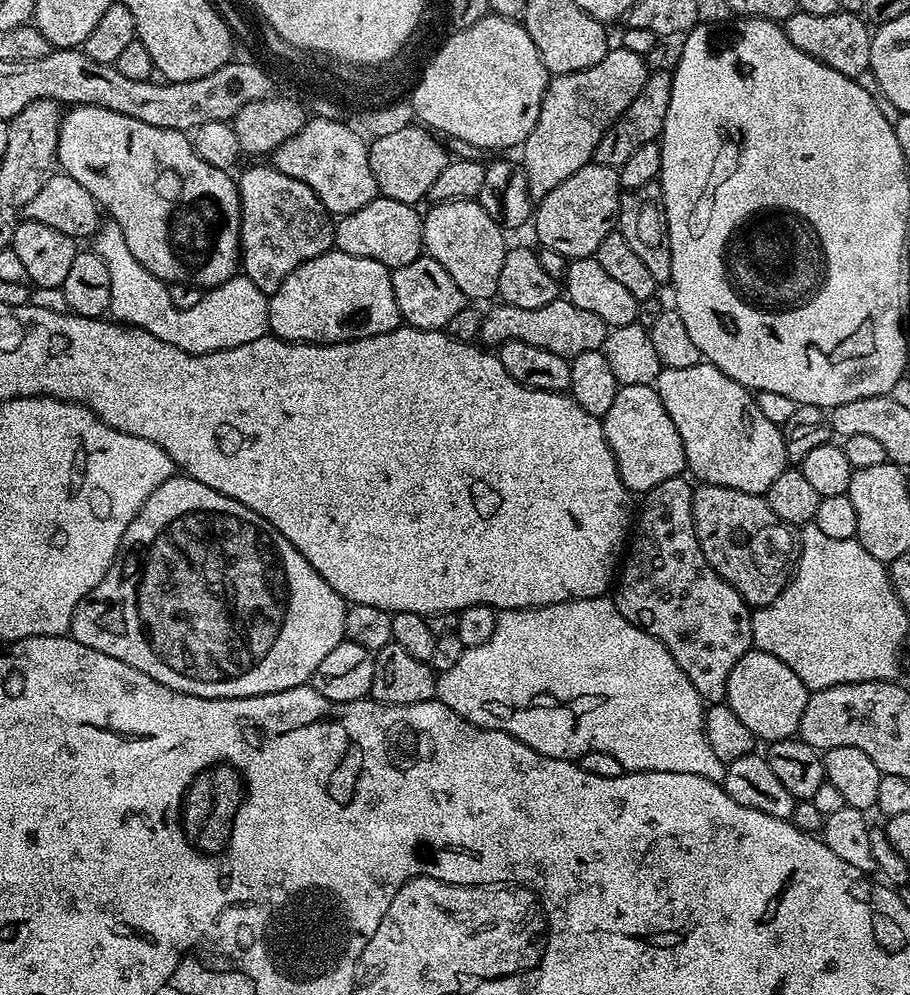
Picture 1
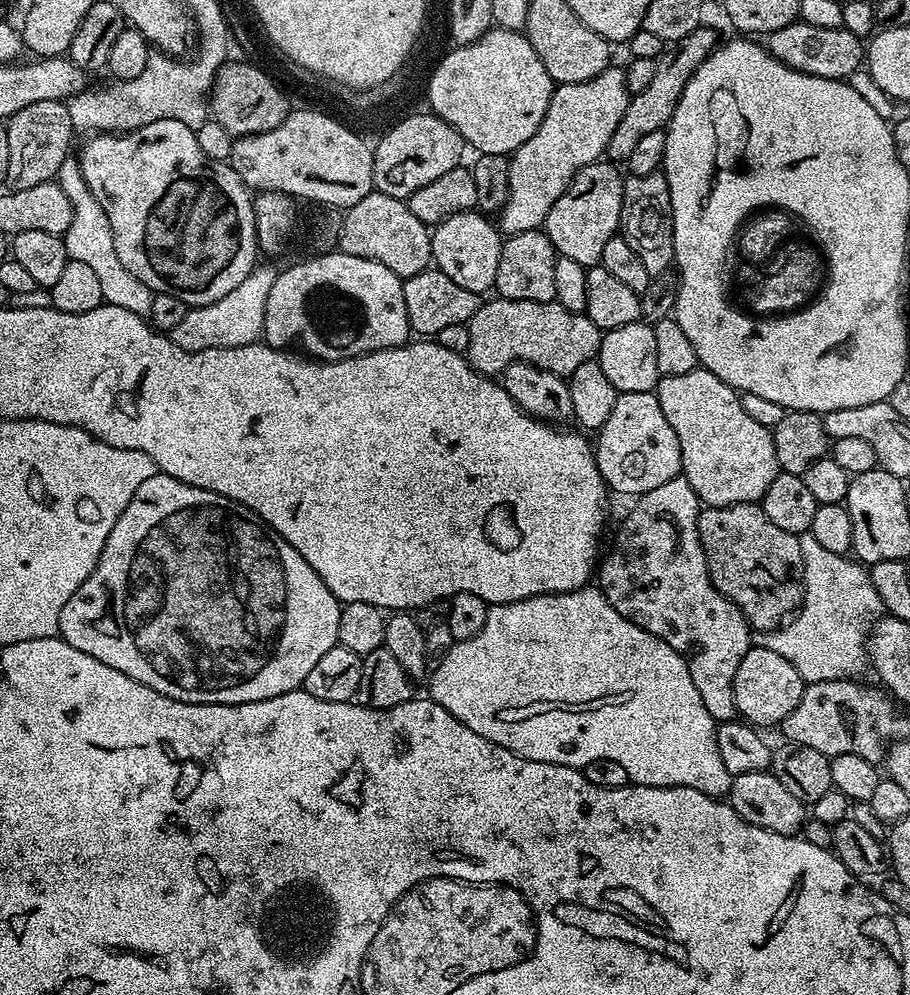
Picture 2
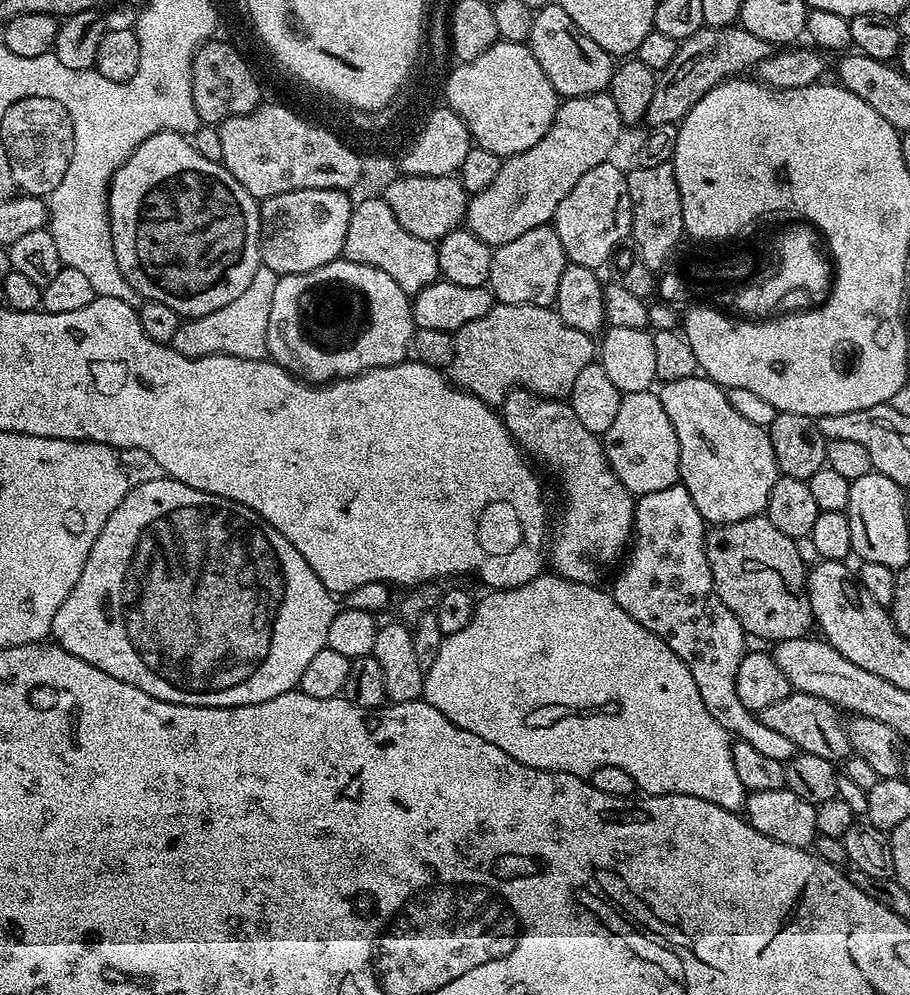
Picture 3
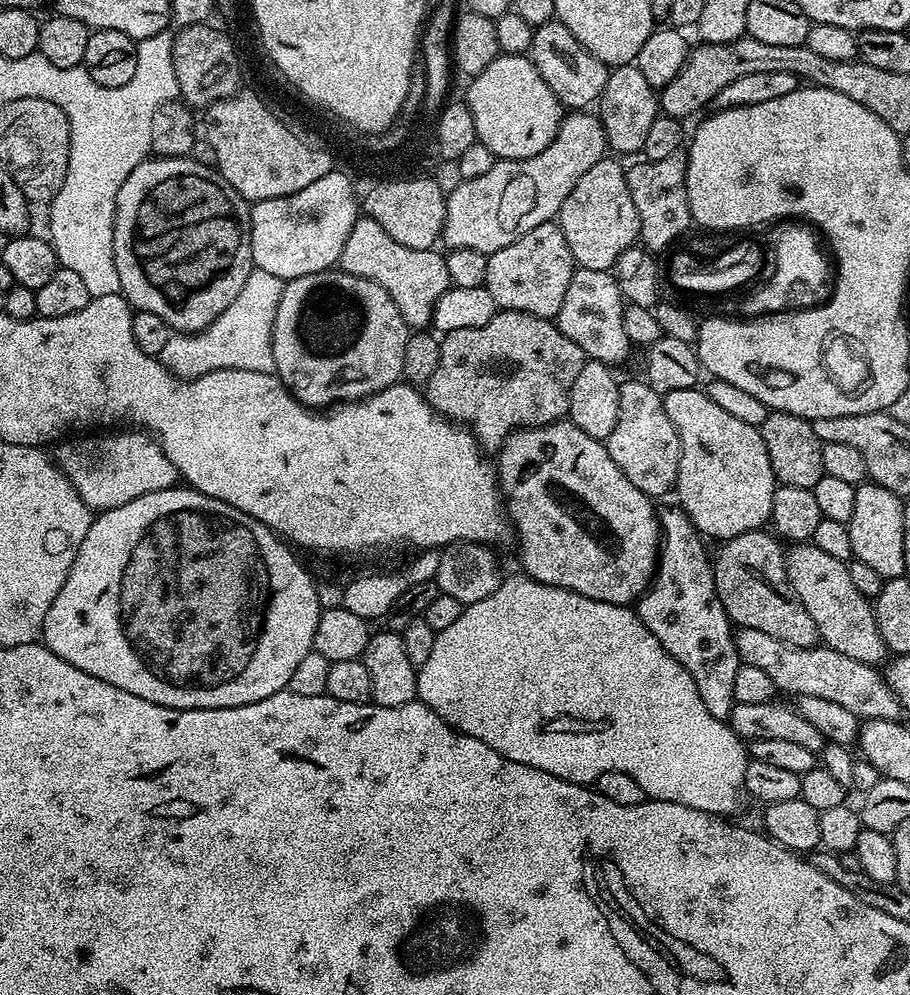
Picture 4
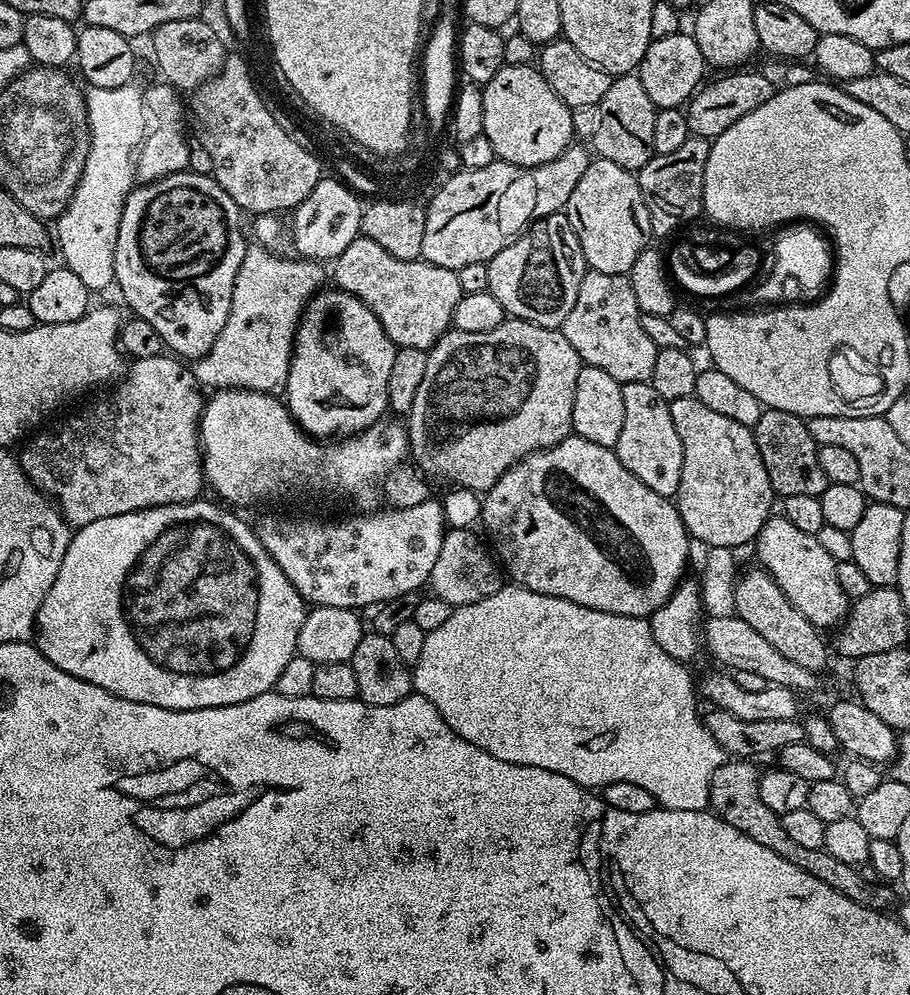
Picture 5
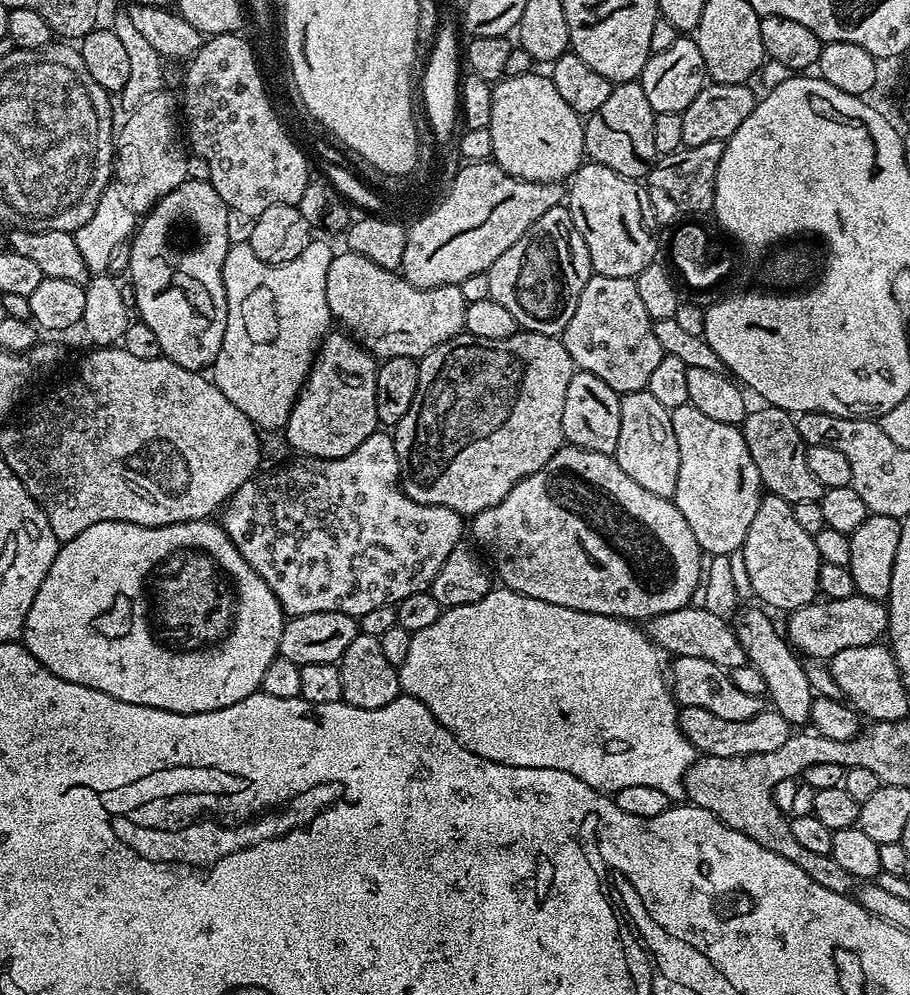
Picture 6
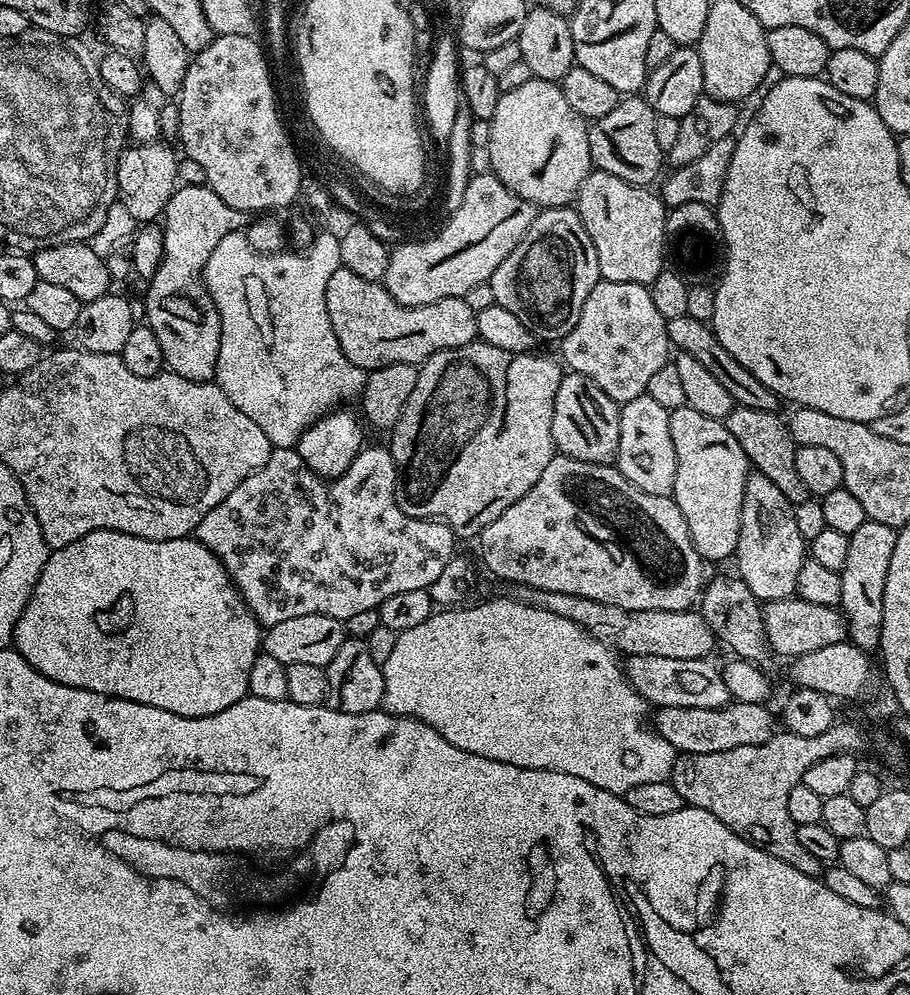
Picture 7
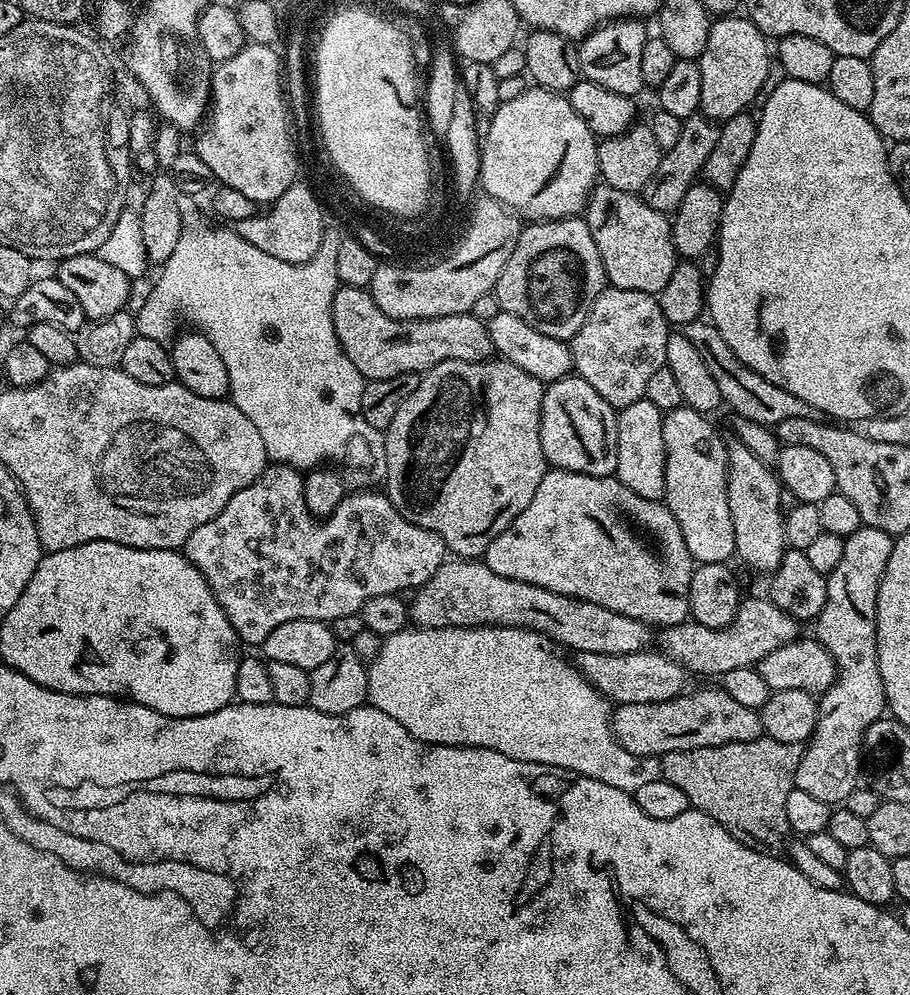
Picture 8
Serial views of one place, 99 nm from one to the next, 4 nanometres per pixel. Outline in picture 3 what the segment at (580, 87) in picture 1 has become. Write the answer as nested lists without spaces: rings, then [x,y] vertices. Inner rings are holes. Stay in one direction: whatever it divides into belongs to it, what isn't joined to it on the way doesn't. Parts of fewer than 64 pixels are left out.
[[[607,92],[590,94],[589,96],[569,96],[557,107],[556,117],[550,130],[541,140],[534,142],[530,150],[522,150],[518,154],[507,157],[501,163],[494,182],[486,190],[475,193],[468,201],[466,227],[482,242],[489,246],[514,242],[518,234],[526,234],[526,230],[534,230],[534,226],[549,223],[558,210],[558,202],[578,186],[578,178],[586,174],[586,170],[594,170],[594,166],[605,163],[620,136],[622,121],[618,114],[618,106],[614,106],[614,98]]]

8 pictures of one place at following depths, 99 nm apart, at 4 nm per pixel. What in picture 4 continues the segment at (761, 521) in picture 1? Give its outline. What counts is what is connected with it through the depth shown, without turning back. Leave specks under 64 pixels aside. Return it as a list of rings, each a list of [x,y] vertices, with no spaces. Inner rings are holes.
[[[768,530],[738,534],[734,538],[723,541],[719,545],[720,553],[717,556],[715,553],[712,565],[716,593],[722,602],[723,609],[727,612],[728,619],[737,627],[759,630],[764,634],[769,634],[772,638],[786,642],[788,645],[812,648],[820,640],[817,627],[789,584],[786,552],[783,547],[781,549],[780,547],[782,547],[781,541]]]

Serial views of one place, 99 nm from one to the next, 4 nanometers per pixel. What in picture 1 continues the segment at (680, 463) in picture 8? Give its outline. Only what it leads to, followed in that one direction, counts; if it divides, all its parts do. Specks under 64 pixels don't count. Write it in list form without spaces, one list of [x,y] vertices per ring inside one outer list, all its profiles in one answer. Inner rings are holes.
[[[701,362],[681,368],[661,367],[654,387],[658,398],[662,398],[662,406],[666,406],[666,414],[670,414],[670,422],[674,422],[682,438],[687,471],[692,471],[697,476],[697,481],[764,496],[770,486],[774,486],[778,474],[782,474],[785,468],[789,467],[781,425],[769,422],[763,416],[762,410],[758,410],[755,395],[734,382],[734,378],[722,374],[722,370],[718,370],[713,364]]]

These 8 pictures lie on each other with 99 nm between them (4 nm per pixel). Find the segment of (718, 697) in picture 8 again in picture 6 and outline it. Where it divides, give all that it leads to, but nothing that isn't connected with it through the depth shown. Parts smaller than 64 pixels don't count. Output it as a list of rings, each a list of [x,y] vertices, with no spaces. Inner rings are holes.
[[[698,706],[680,708],[679,713],[682,734],[686,734],[697,753],[718,758],[770,754],[770,750],[778,750],[778,746],[783,746],[794,732],[793,725],[788,724],[786,718],[775,710],[759,712],[754,718],[746,718],[746,722],[730,722],[710,714],[710,710],[698,710]]]

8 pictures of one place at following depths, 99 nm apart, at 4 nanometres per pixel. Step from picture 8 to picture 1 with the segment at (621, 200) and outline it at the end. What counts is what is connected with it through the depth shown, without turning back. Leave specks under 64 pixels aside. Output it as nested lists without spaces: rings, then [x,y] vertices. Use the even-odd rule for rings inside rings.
[[[598,163],[582,166],[566,178],[550,194],[546,194],[534,208],[536,236],[543,247],[558,250],[565,261],[595,256],[602,238],[614,231],[620,214],[620,174],[617,169]]]

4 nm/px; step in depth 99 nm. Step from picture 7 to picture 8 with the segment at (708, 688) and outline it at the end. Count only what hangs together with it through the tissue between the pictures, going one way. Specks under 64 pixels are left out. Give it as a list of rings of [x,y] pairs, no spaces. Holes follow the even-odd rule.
[[[645,650],[634,654],[582,652],[578,656],[578,667],[581,674],[616,706],[638,702],[666,702],[682,695],[689,687],[689,672],[659,650]]]

